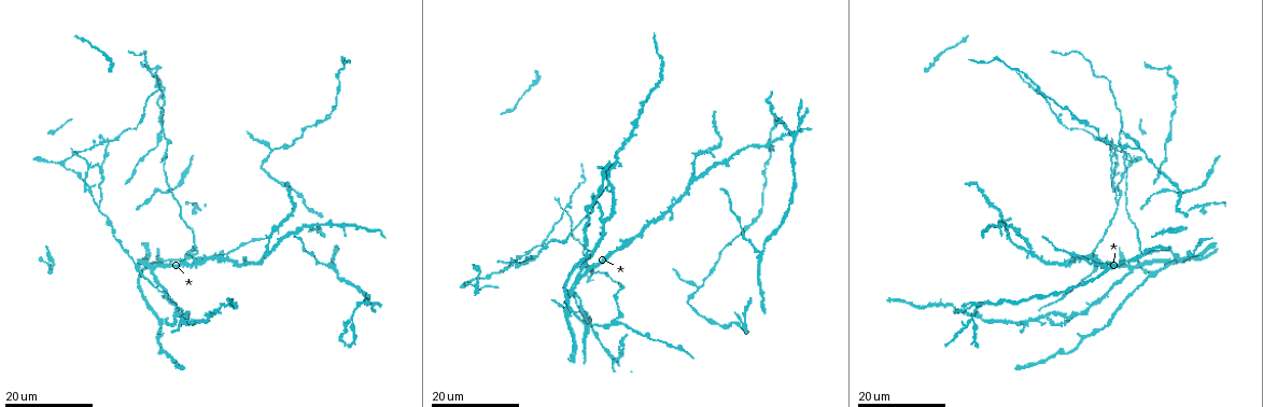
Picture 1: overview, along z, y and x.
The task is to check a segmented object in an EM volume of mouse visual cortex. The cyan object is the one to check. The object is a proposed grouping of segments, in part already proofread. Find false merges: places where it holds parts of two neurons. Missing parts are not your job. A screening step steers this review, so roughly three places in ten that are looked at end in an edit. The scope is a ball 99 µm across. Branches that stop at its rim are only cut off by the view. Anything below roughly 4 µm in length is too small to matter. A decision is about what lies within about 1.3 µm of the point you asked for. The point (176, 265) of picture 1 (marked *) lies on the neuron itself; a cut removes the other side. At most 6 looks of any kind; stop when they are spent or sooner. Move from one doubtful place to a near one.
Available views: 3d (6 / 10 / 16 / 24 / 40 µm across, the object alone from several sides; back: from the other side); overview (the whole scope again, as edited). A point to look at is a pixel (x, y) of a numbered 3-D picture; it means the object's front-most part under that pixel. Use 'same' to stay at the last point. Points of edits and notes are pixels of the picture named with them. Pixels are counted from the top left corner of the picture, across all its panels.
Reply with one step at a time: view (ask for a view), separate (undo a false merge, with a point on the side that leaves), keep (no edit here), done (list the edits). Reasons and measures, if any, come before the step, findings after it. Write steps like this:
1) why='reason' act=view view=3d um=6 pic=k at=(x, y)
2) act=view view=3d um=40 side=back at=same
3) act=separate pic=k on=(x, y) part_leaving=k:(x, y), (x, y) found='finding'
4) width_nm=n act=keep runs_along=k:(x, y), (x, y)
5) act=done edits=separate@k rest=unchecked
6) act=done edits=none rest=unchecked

why='thick turns thin' act=view view=3d um=24 pic=1 at=(604, 346)

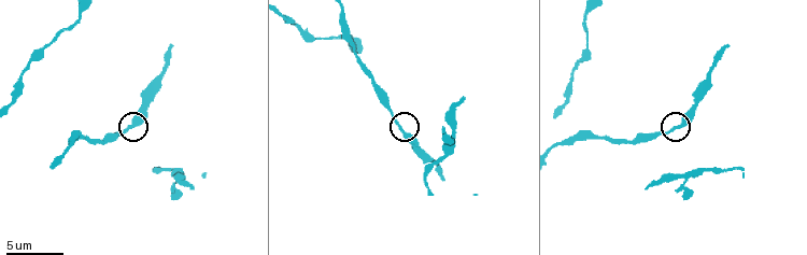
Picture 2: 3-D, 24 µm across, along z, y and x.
act=view view=3d um=10 pic=2 at=(129, 124)

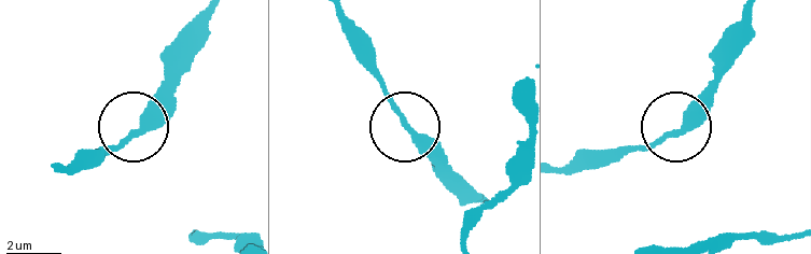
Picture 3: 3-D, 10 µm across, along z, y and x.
act=keep found='one neuron here'

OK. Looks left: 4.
why='a fork' act=view view=3d um=16 pic=1 at=(99, 212)

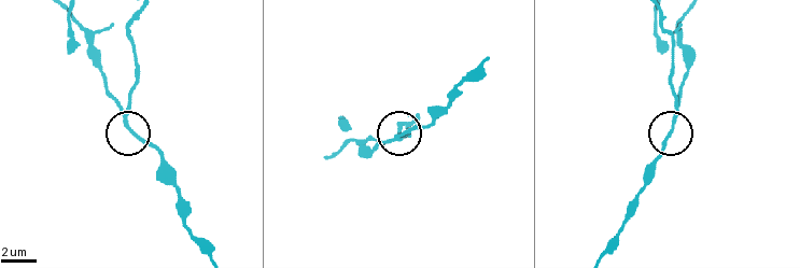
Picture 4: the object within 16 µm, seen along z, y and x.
act=view view=3d um=6 pic=4 at=(674, 127)

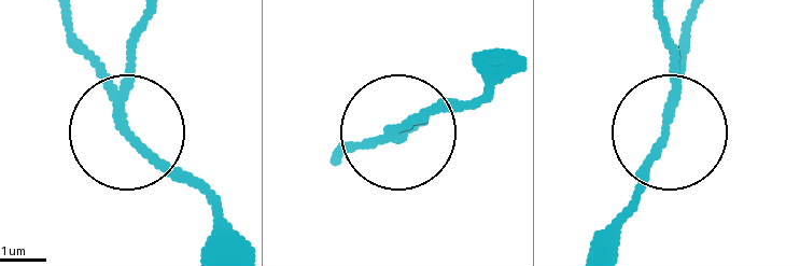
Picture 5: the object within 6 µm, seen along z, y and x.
arms=3 act=separate pic=5 on=(144, 23) part_leaving=5:(117, 92), (145, 14) found='a second neuron is stuck on'

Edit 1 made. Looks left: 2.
act=done edits=separate@5 rest=unchecked

